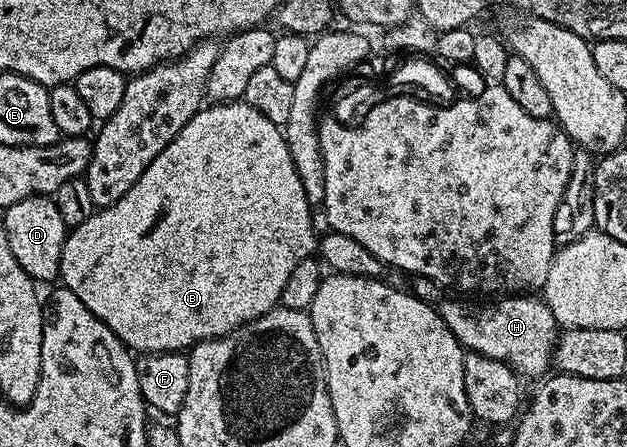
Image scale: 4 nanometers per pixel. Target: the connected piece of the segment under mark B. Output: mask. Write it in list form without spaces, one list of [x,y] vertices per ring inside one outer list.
[[[245,101],[236,103],[216,103],[203,106],[196,112],[176,133],[176,137],[165,147],[159,155],[140,173],[140,181],[120,197],[110,207],[95,210],[84,225],[73,228],[64,241],[64,253],[60,257],[61,286],[66,287],[84,305],[88,305],[90,312],[116,337],[121,343],[134,353],[157,353],[159,351],[189,352],[190,348],[198,343],[205,343],[208,339],[220,339],[229,331],[235,331],[240,325],[251,323],[256,317],[268,313],[272,308],[279,306],[284,285],[288,276],[300,261],[308,258],[308,253],[316,247],[316,232],[312,225],[312,208],[310,202],[304,197],[304,189],[300,186],[300,177],[296,174],[296,165],[292,165],[292,153],[288,153],[286,139],[282,135],[282,128],[277,123],[268,121],[264,113],[256,113],[252,105]]]

